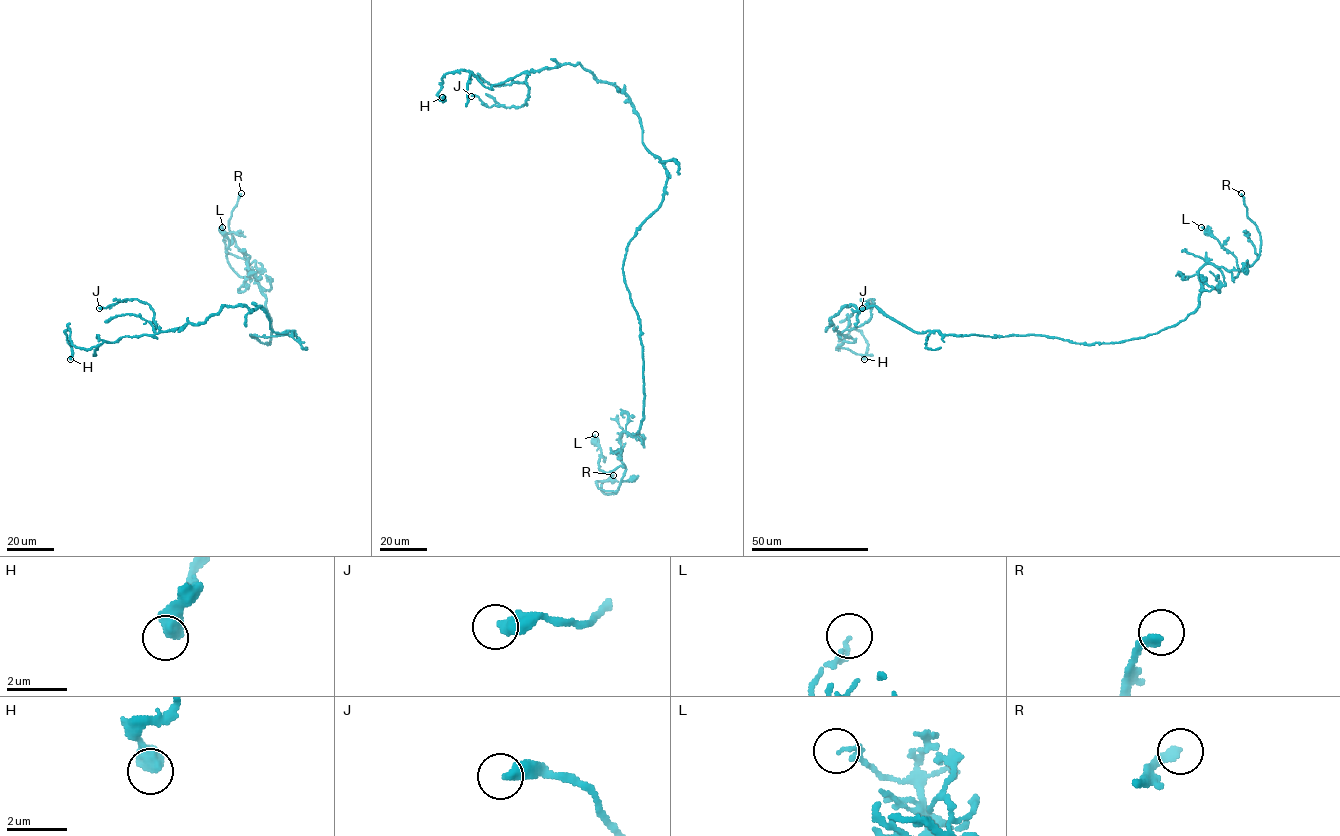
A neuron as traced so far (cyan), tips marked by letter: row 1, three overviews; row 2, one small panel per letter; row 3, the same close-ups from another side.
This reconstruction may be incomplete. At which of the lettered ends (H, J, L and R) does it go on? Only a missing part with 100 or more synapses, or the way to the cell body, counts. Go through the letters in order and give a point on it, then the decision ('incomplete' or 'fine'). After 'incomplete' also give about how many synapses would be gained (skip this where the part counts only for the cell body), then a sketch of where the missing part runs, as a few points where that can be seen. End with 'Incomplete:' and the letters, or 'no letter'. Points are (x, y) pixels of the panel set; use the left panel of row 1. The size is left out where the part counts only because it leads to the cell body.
H: (70, 359) | fine
J: (99, 308) | fine
L: (222, 227) | fine
R: (241, 193) | incomplete | (241, 193), (261, 189)
Incomplete: R

